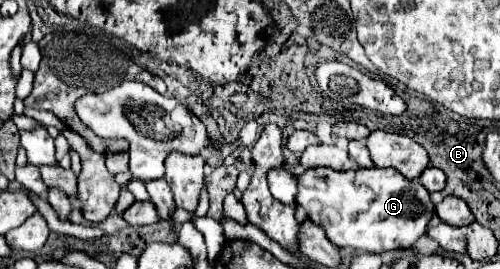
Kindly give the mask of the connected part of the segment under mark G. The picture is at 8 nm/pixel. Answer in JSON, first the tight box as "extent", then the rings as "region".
{"extent":[297,169,435,253],"region":[[[307,169],[299,175],[297,203],[305,207],[309,219],[321,225],[327,239],[337,247],[351,247],[367,253],[383,253],[393,249],[411,247],[427,229],[435,215],[429,191],[419,181],[405,179],[395,169],[357,169],[357,171],[333,171],[333,169]]]}

